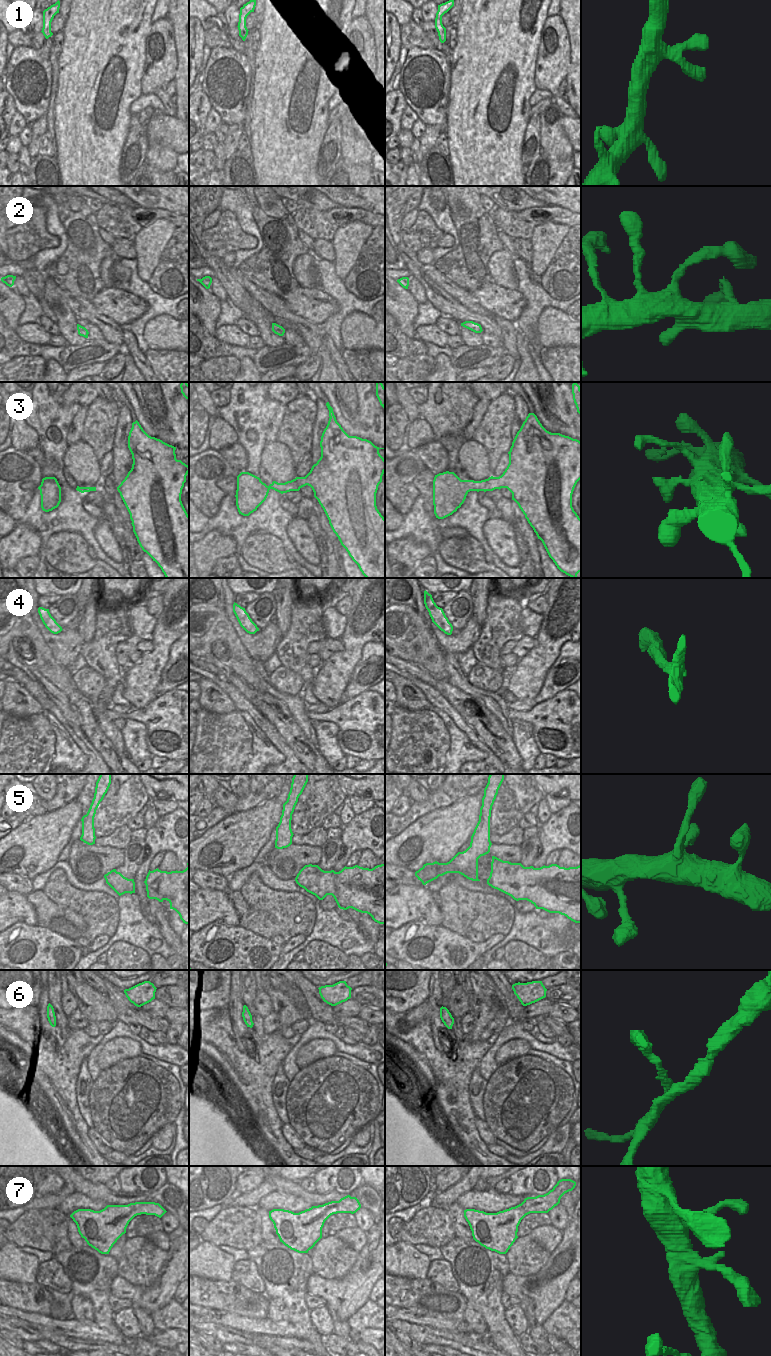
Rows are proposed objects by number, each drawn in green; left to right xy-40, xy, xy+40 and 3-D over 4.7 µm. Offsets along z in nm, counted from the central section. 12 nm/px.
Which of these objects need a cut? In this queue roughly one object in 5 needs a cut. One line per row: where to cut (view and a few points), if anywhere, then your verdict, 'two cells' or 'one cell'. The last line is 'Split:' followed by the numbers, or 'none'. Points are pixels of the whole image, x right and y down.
1: no cut | one cell
2: no cut | one cell
3: no cut | one cell
4: no cut | one cell
5: no cut | one cell
6: no cut | one cell
7: no cut | one cell
Split: none

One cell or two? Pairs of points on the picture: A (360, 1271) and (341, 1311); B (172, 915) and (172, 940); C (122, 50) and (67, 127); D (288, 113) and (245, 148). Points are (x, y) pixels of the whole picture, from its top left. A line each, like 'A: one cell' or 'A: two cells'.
A: one cell
B: two cells
C: one cell
D: two cells

